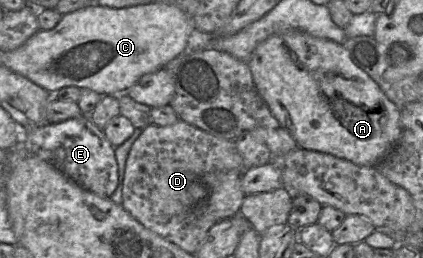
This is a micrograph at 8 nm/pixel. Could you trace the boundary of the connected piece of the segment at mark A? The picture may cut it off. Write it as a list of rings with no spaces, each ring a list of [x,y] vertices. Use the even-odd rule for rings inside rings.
[[[290,31],[272,35],[258,44],[248,65],[259,95],[301,148],[327,153],[360,166],[375,166],[400,138],[402,110],[352,61],[343,44],[302,31]]]

